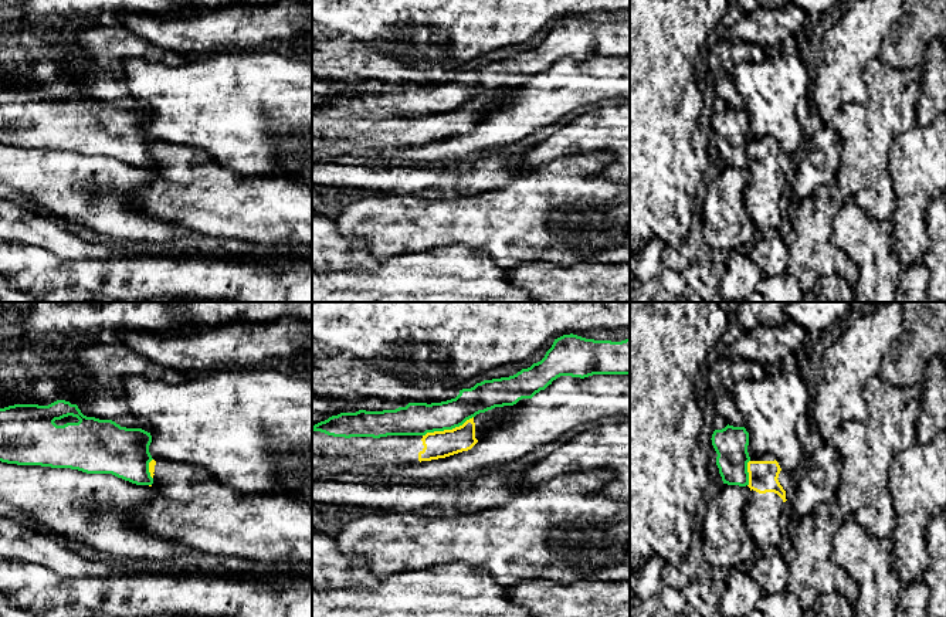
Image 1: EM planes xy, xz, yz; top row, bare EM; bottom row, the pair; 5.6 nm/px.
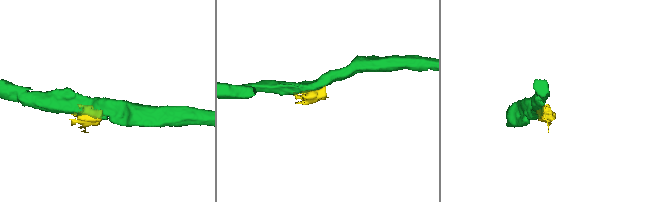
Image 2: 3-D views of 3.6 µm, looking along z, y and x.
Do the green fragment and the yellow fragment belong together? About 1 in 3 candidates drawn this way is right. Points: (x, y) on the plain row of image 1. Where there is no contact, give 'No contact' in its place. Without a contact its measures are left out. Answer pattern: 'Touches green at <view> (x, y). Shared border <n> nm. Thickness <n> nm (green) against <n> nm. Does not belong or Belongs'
Touches green at xz (447, 111). Shared border 300 nm. Thickness 190 nm (green) against 160 nm. Does not belong

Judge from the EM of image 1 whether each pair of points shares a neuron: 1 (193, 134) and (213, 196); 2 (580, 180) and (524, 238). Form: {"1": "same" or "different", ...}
{"1": "different", "2": "same"}

